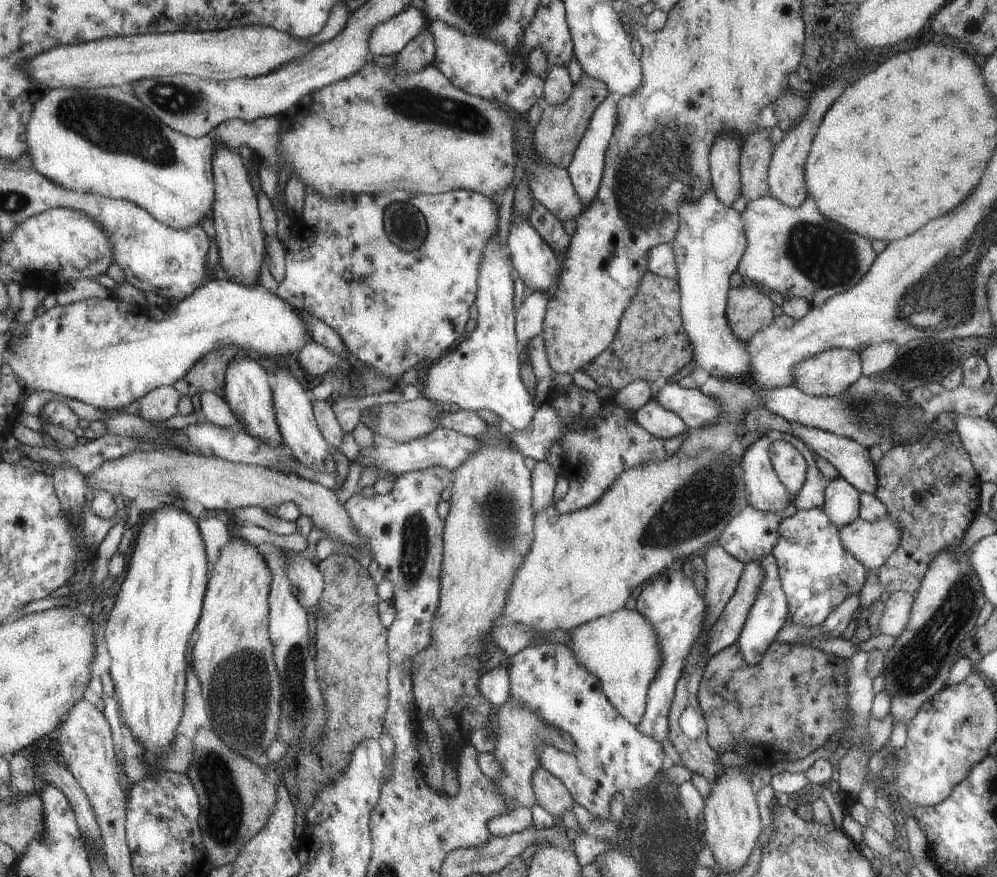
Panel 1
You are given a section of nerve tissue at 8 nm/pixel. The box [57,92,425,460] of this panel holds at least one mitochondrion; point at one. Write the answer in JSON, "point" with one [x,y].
{"point":[129,232]}

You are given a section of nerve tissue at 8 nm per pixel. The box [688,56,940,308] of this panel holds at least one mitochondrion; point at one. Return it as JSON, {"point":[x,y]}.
{"point":[827,257]}

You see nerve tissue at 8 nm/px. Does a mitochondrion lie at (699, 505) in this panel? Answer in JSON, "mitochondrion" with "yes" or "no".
{"mitochondrion":"yes"}

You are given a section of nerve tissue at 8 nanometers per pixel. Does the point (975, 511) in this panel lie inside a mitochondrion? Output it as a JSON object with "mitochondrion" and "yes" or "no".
{"mitochondrion":"no"}

